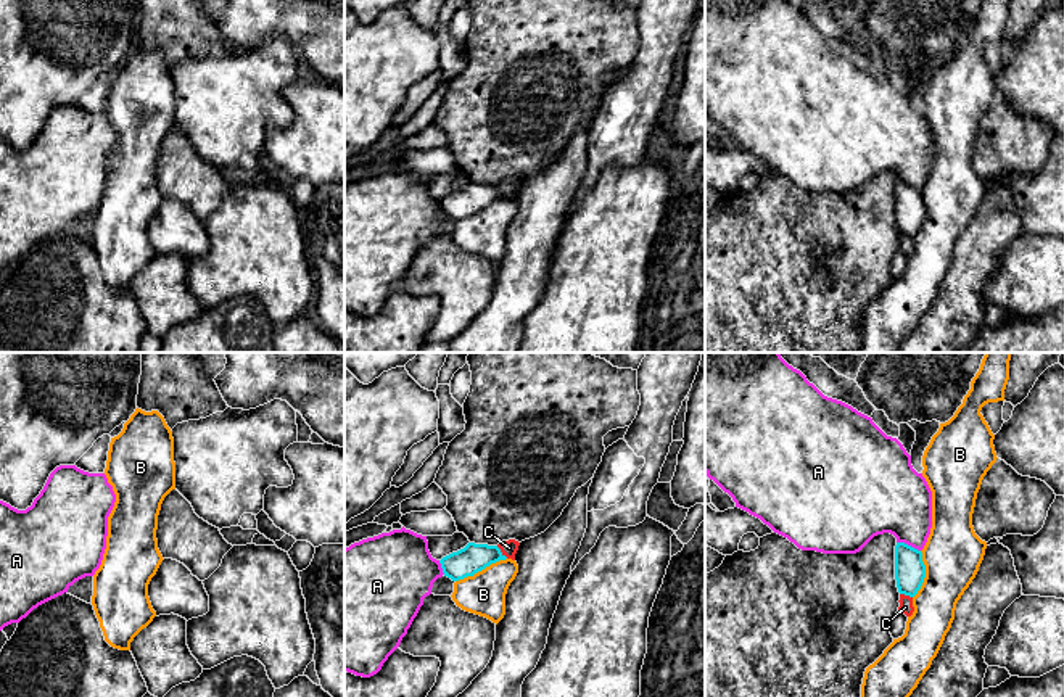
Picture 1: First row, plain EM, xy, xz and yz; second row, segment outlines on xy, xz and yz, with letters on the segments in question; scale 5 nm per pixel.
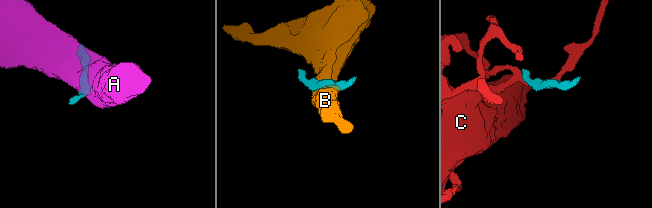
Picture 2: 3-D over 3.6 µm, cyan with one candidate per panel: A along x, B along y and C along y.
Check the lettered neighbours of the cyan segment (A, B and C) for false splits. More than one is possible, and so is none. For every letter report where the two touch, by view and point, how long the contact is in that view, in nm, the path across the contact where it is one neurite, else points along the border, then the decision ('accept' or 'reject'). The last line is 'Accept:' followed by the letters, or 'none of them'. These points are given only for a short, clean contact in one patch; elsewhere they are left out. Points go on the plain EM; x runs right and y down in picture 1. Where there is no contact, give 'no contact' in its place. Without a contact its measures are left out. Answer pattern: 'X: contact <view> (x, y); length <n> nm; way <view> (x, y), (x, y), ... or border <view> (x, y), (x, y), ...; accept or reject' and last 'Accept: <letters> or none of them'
A: contact yz (907, 184); length 130 nm; border yz (897, 181), (903, 181), (919, 190); reject
B: contact xz (480, 210); length 280 nm; reject
C: contact xz (501, 192); length 90 nm; reject
Accept: none of them

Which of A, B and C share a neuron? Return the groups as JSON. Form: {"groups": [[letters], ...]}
{"groups": [["A"], ["B"], ["C"]]}

